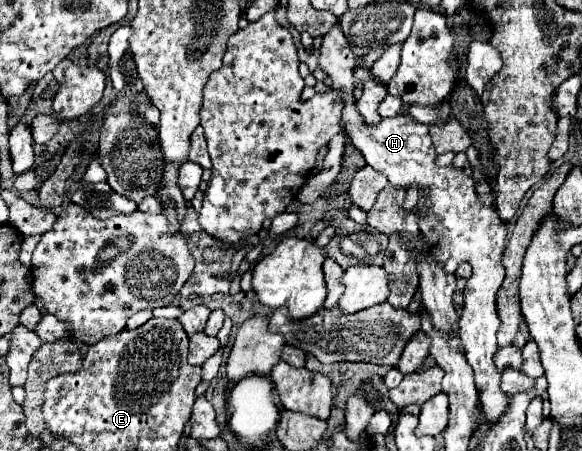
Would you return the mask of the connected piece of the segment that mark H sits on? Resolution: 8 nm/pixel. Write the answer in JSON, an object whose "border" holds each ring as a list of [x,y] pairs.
{"border":[[[336,22],[328,34],[322,38],[320,46],[320,68],[332,78],[332,90],[344,90],[344,114],[342,122],[346,126],[346,134],[352,144],[362,152],[366,164],[386,174],[392,186],[410,190],[412,184],[418,188],[418,204],[414,206],[414,214],[418,218],[420,234],[426,242],[428,254],[436,258],[436,262],[446,270],[454,272],[458,262],[468,262],[472,266],[474,278],[468,278],[464,290],[464,310],[458,320],[458,336],[462,348],[466,352],[468,364],[476,374],[476,388],[480,392],[480,402],[486,418],[496,422],[508,404],[508,394],[500,390],[500,372],[494,368],[492,356],[496,354],[496,332],[500,326],[496,314],[496,292],[504,280],[502,268],[502,252],[508,234],[508,224],[498,216],[494,206],[484,206],[476,192],[476,182],[462,168],[454,168],[452,164],[442,168],[436,164],[436,148],[432,146],[432,138],[428,134],[428,126],[416,122],[408,114],[400,114],[394,118],[384,118],[378,126],[366,126],[362,116],[354,106],[354,60],[348,40],[344,38],[340,24]]]}

